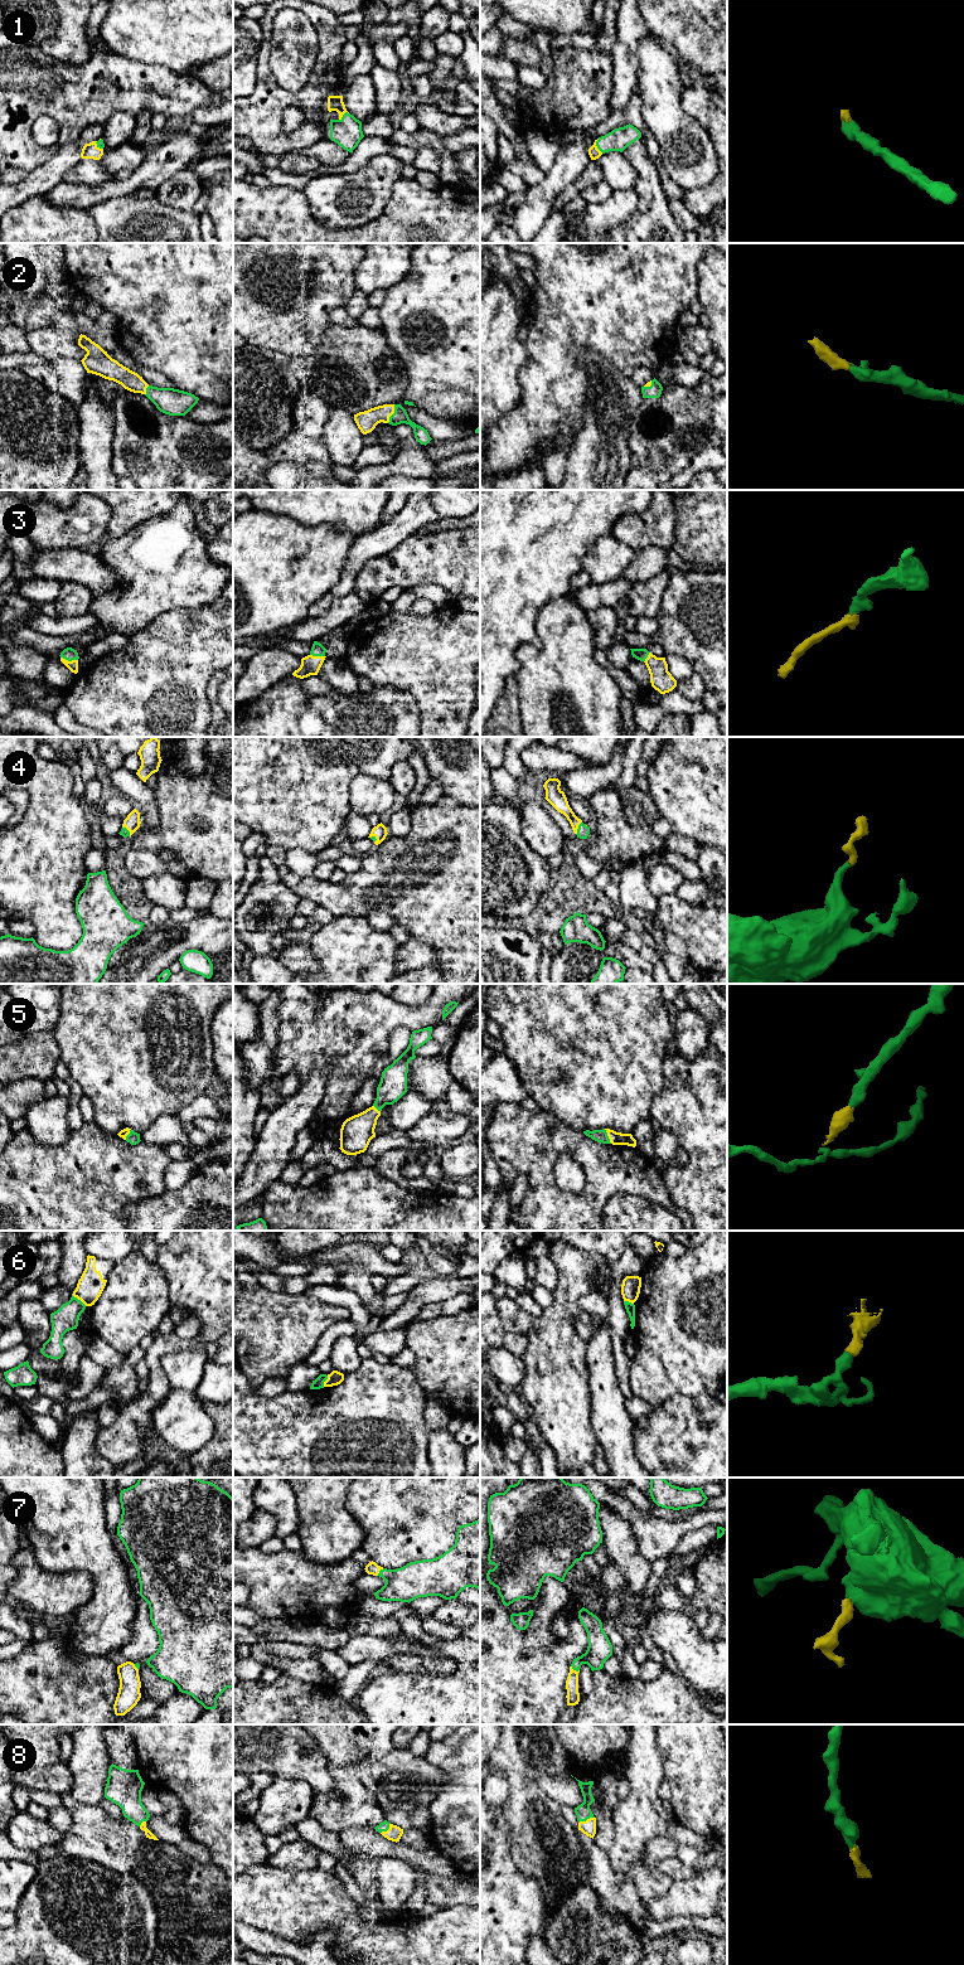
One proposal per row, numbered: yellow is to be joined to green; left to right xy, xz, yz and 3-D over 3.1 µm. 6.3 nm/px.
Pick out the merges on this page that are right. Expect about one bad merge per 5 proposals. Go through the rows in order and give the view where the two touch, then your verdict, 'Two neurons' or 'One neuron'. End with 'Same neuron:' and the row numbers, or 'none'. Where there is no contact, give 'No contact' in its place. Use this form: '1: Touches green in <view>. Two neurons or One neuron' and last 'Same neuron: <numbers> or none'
1: Touches green in yz. One neuron
2: Touches green in xz. One neuron
3: Touches green in xy. One neuron
4: Touches green in yz. One neuron
5: Touches green in yz. One neuron
6: Touches green in xy. Two neurons
7: Touches green in yz. One neuron
8: Touches green in yz. One neuron
Same neuron: 1, 2, 3, 4, 5, 7, 8

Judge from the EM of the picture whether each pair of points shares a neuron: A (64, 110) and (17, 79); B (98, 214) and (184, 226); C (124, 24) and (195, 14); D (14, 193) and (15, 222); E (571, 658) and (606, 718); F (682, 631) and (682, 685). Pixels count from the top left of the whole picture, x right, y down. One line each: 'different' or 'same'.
A: same
B: same
C: same
D: different
E: same
F: different

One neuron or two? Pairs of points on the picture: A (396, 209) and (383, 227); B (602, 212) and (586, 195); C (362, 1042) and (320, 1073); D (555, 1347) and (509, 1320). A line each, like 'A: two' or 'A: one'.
A: one
B: two
C: two
D: two

